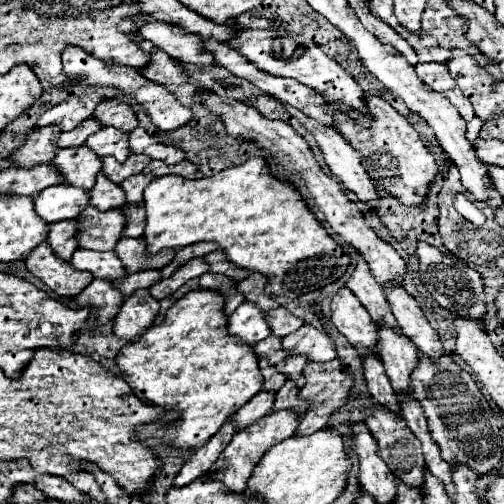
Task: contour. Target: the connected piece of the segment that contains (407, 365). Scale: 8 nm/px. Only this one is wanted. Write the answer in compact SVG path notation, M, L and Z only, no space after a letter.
M380 328L378 356L386 368L386 374L392 382L392 388L398 394L412 394L410 374L416 368L420 358L416 346L404 338L404 334L396 334L394 330Z

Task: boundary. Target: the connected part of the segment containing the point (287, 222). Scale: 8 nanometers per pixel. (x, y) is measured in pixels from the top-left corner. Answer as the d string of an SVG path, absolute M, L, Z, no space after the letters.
M254 156L244 164L226 168L210 178L188 180L176 174L154 178L144 190L144 208L148 218L144 234L148 254L156 254L162 248L184 248L196 242L218 242L236 266L264 274L268 278L266 290L276 296L298 298L312 290L324 288L336 282L350 266L350 256L332 240L318 218L310 212L296 186L274 176L268 170L268 160L264 156Z

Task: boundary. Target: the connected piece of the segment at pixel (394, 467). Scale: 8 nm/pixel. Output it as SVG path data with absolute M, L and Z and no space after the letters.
M376 406L370 408L368 418L366 418L366 426L372 432L376 444L378 444L378 454L380 458L386 462L386 466L392 470L392 474L404 482L406 486L412 488L422 488L424 486L424 470L426 470L426 462L422 456L422 446L420 440L412 434L412 430L406 426L406 422L398 416L392 414L390 410L384 410L384 406Z

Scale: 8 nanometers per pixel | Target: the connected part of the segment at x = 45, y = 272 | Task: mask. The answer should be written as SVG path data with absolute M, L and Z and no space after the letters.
M42 242L36 246L36 250L32 250L32 254L26 258L26 268L60 296L76 296L94 280L90 272L74 270L70 262L58 258L50 250L48 242Z

